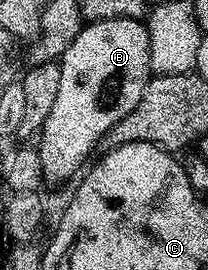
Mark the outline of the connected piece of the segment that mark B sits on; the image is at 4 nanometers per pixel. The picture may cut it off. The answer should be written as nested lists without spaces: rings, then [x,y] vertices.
[[[143,19],[88,22],[65,49],[59,68],[61,89],[57,89],[57,101],[53,101],[53,109],[49,109],[49,117],[45,117],[45,125],[37,135],[40,165],[48,184],[74,180],[80,174],[79,166],[92,158],[95,143],[96,147],[102,144],[105,132],[141,101],[141,93],[145,93],[145,85],[153,74],[146,22]]]

